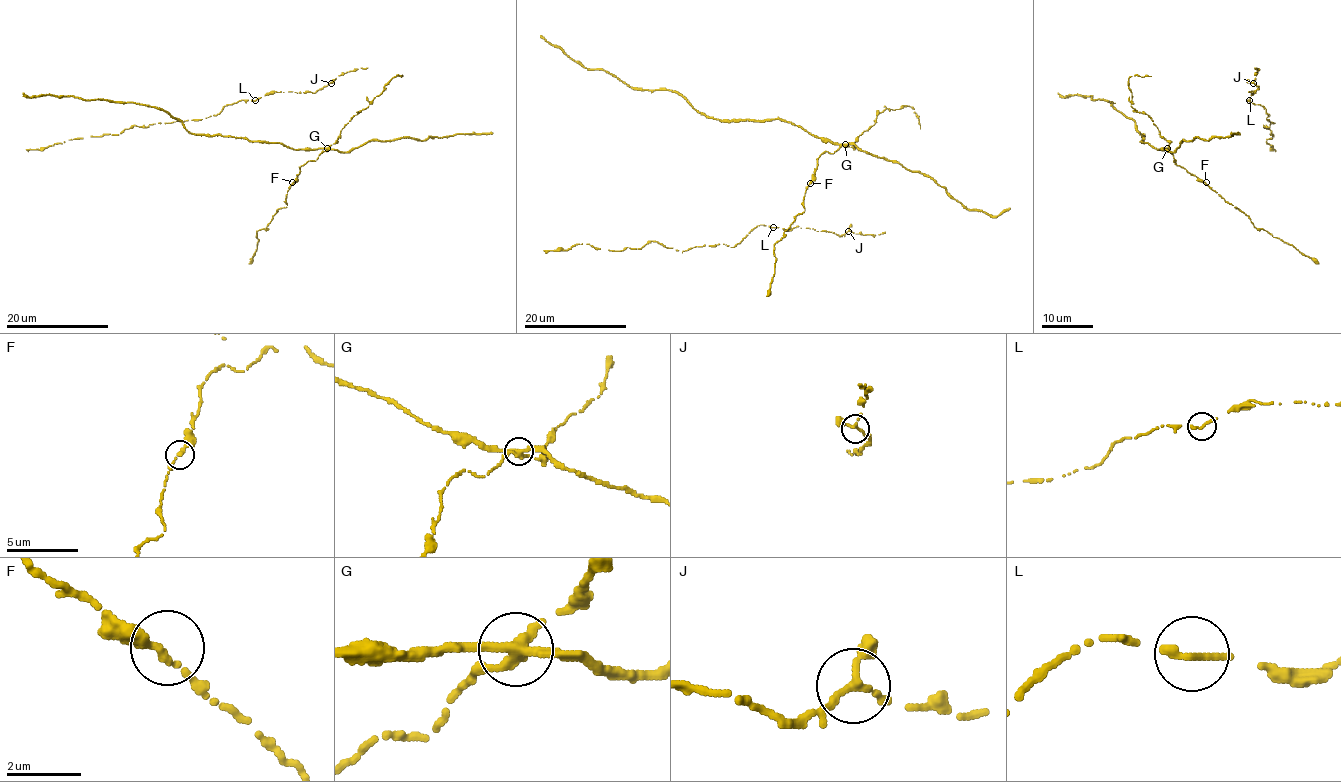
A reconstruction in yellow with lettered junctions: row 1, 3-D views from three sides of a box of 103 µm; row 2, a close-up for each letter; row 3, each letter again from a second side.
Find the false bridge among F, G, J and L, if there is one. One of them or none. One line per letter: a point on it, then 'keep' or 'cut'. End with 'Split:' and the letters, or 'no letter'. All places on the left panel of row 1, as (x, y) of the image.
F: at (292, 182); keep
G: at (327, 148); cut
J: at (331, 83); keep
L: at (255, 100); keep
Split: G

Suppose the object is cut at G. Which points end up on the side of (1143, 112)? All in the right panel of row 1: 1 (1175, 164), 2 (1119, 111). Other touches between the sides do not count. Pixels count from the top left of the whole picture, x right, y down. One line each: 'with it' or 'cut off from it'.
1: with it
2: cut off from it

